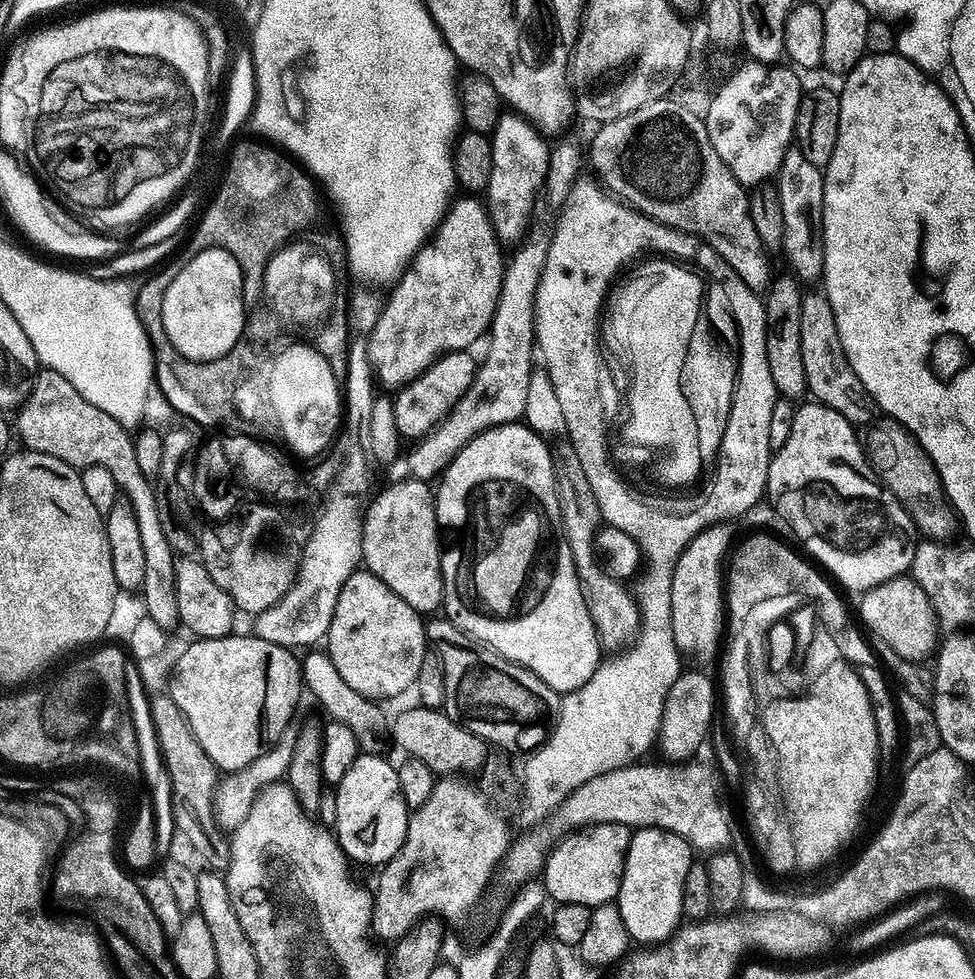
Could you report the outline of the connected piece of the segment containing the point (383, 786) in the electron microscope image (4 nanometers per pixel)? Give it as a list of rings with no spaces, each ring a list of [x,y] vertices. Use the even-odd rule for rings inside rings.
[[[360,754],[335,785],[337,820],[334,835],[349,861],[383,866],[398,854],[406,838],[410,809],[402,798],[396,770],[383,755]]]

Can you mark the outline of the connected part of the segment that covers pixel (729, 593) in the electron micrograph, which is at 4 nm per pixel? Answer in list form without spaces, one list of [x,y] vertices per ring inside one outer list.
[[[760,532],[744,539],[735,547],[728,562],[725,581],[726,616],[741,616],[764,596],[799,590],[802,592],[830,592],[820,580],[824,574],[798,550],[770,534]]]

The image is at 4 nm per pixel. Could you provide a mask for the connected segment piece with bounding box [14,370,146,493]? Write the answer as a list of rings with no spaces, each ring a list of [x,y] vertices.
[[[47,370],[41,371],[37,375],[31,395],[19,409],[18,415],[20,417],[14,420],[14,428],[18,433],[19,443],[21,440],[24,443],[21,445],[27,451],[41,452],[50,454],[54,458],[62,458],[62,462],[66,462],[77,470],[83,470],[90,466],[106,466],[106,470],[110,470],[110,474],[114,474],[116,483],[125,493],[143,486],[146,473],[138,466],[138,458],[134,454],[134,440],[129,429],[114,422],[114,418],[110,418],[110,414],[106,414],[106,410],[98,410],[98,406],[86,402],[86,398],[82,398],[82,394],[78,394],[78,390],[74,390],[74,386],[70,386],[70,382],[66,382],[66,378],[62,378],[62,374]]]

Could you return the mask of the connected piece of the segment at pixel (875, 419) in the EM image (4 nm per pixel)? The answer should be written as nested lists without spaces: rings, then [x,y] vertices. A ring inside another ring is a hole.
[[[812,290],[803,297],[801,302],[801,344],[803,367],[806,370],[807,391],[811,399],[817,404],[824,404],[830,410],[838,410],[846,422],[850,422],[856,429],[856,437],[860,439],[860,444],[864,448],[866,458],[872,467],[871,475],[879,480],[885,488],[898,498],[898,502],[910,514],[910,518],[916,524],[916,531],[921,537],[937,542],[948,542],[953,538],[956,528],[958,529],[958,517],[956,509],[948,500],[948,495],[944,493],[944,487],[940,481],[938,470],[934,462],[922,450],[922,446],[912,437],[912,433],[907,432],[897,420],[891,420],[885,412],[877,410],[872,401],[868,399],[862,382],[858,382],[858,374],[850,366],[846,354],[842,350],[842,342],[838,338],[838,326],[834,322],[834,310],[830,310],[830,302],[823,291]]]

